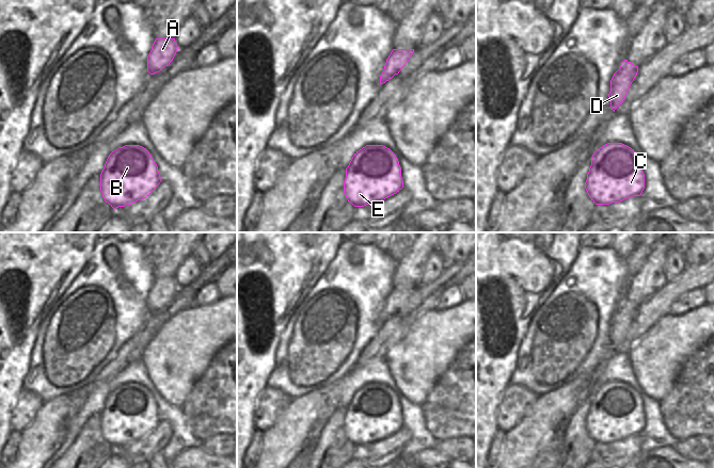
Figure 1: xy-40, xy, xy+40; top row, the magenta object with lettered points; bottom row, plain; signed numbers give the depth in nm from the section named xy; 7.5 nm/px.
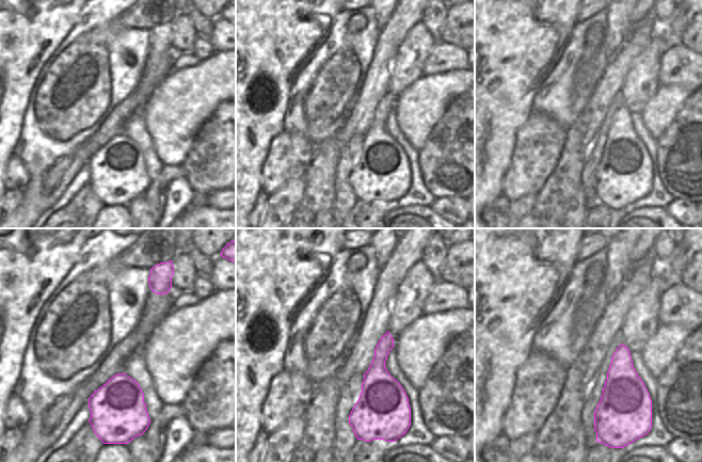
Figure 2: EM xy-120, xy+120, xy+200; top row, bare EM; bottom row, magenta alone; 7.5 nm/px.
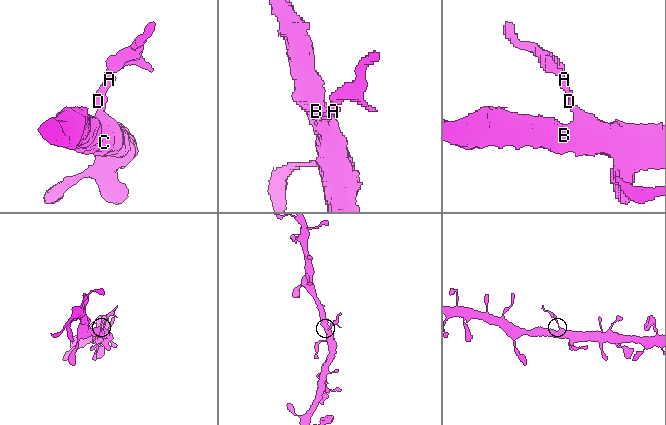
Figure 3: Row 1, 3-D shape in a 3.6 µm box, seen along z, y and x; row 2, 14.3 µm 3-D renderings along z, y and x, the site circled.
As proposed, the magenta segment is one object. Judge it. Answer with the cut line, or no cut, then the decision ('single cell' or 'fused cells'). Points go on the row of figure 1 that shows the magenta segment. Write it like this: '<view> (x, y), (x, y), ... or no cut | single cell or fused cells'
xy+40 (627, 62), (625, 68), (636, 73) | fused cells

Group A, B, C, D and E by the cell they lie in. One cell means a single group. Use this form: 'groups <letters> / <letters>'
groups A / B C D E

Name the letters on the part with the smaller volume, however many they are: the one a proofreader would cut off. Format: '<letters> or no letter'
A

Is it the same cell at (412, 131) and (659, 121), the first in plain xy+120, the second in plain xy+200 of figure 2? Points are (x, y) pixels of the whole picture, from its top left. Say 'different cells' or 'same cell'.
same cell

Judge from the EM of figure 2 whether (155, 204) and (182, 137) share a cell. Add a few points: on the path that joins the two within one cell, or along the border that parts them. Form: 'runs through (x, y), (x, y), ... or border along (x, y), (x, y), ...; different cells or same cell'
border along (153, 142), (156, 155), (163, 164); different cells

